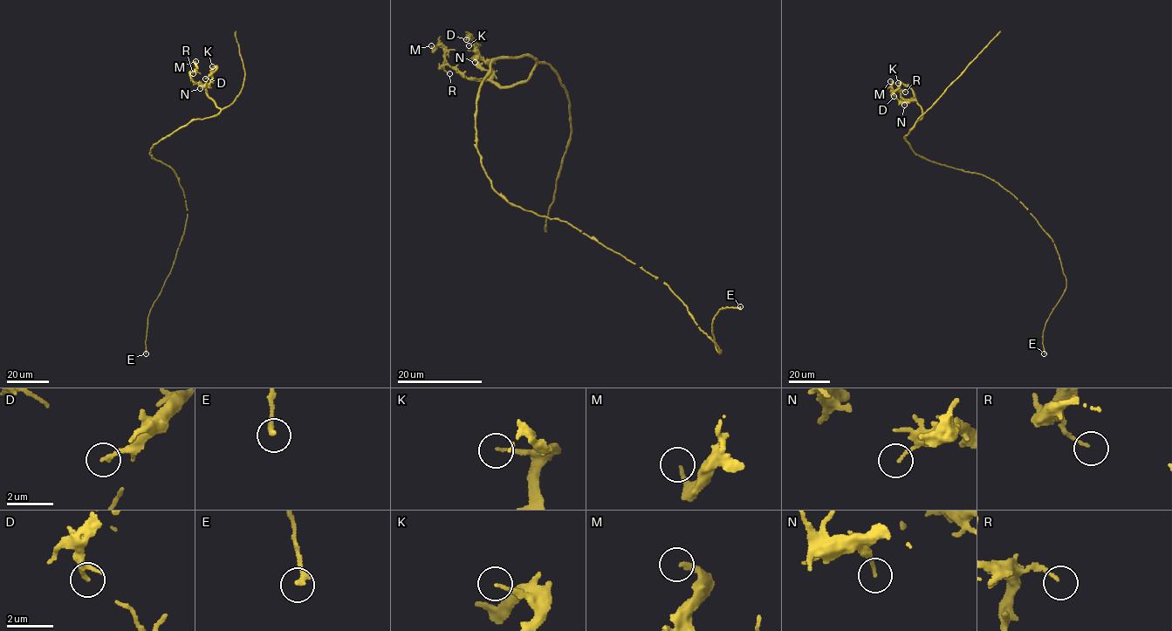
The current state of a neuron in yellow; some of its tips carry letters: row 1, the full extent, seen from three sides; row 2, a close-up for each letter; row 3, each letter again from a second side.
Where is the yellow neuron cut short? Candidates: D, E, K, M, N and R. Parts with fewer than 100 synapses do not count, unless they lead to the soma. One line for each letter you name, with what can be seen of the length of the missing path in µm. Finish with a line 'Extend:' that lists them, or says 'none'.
Extend: none

